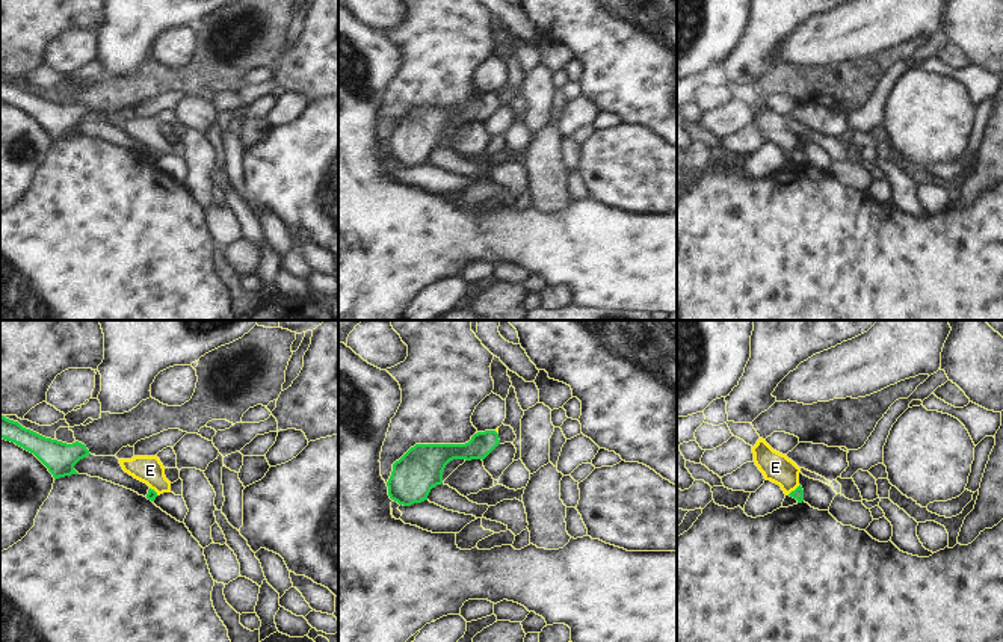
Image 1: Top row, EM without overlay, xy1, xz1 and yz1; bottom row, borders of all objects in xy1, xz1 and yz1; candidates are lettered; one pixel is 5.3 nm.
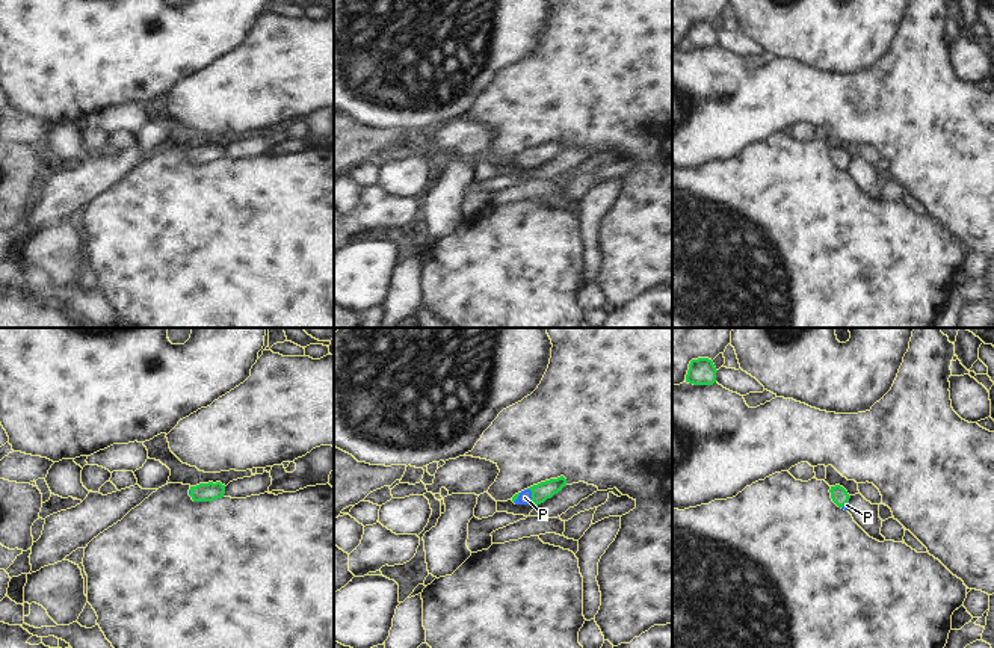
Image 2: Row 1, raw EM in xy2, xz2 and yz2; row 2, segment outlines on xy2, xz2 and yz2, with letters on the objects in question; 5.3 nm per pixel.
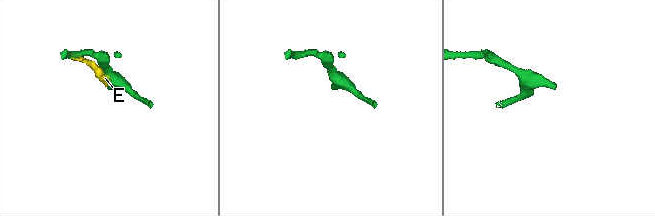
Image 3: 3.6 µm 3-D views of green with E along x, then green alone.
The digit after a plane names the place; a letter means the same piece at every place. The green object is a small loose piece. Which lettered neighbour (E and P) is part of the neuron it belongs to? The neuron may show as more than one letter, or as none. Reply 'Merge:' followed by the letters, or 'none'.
Merge: P

